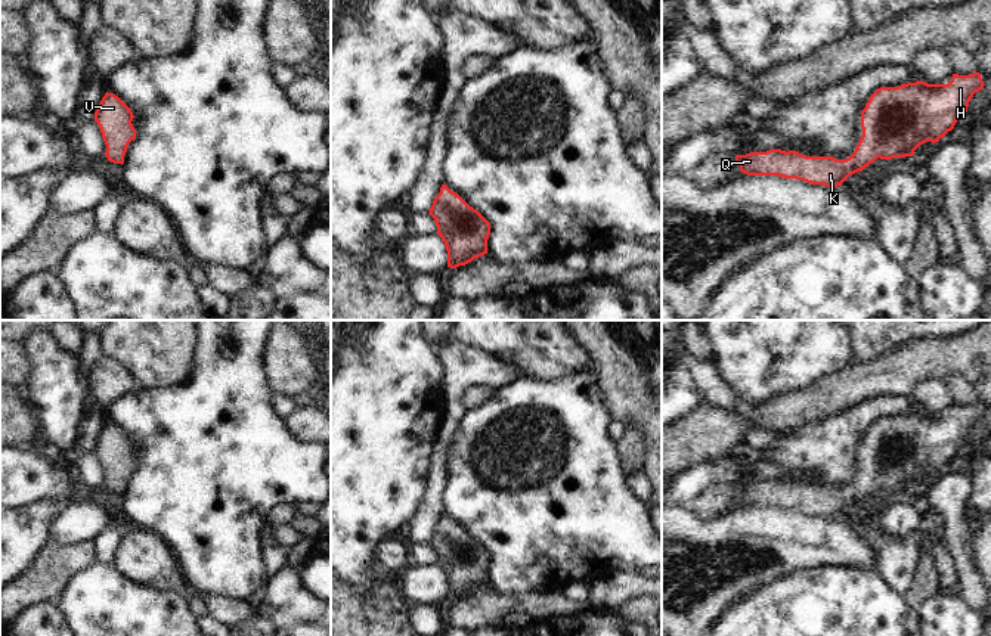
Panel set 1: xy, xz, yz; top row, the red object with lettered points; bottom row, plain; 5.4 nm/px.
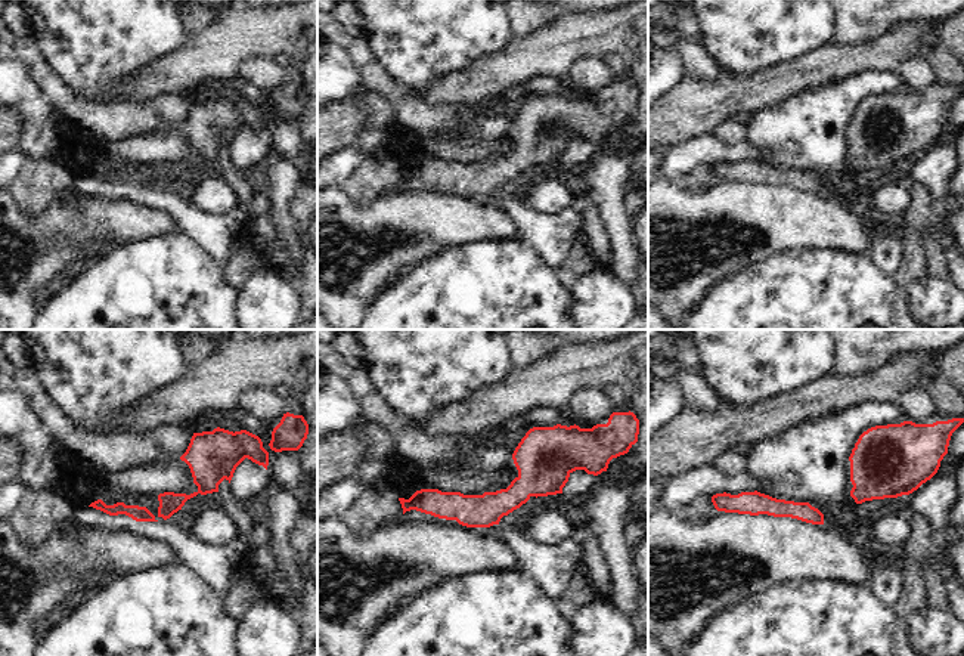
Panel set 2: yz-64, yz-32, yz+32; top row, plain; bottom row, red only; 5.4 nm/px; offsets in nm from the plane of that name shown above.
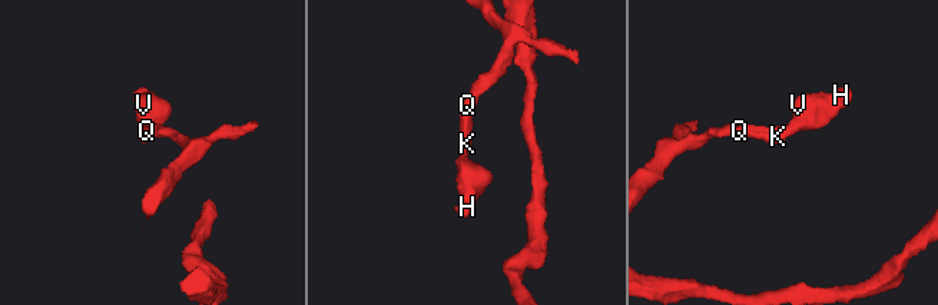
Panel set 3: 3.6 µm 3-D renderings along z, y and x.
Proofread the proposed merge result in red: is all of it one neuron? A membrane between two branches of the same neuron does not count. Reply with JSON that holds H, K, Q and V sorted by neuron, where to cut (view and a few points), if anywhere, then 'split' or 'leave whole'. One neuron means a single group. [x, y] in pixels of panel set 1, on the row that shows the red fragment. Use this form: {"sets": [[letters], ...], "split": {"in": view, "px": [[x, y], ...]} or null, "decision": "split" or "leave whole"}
{"sets": [["H", "K", "Q", "V"]], "split": null, "decision": "leave whole"}

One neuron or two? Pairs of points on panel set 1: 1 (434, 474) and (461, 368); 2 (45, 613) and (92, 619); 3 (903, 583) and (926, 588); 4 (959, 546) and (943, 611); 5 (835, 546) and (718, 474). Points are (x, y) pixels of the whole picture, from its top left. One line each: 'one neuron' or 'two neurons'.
1: one neuron
2: two neurons
3: two neurons
4: two neurons
5: two neurons

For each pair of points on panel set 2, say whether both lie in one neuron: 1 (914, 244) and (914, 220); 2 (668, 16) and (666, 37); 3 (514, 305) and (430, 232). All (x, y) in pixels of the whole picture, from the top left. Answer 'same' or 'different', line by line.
1: same
2: same
3: different

